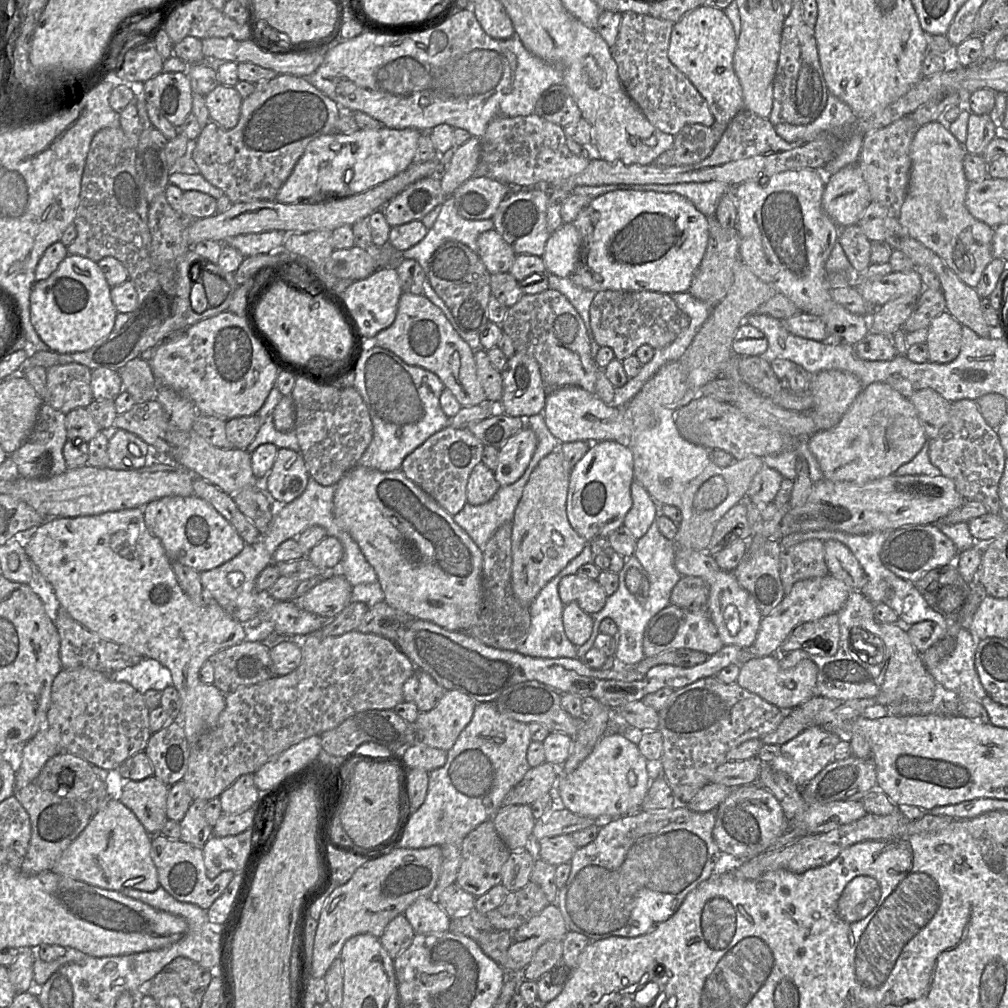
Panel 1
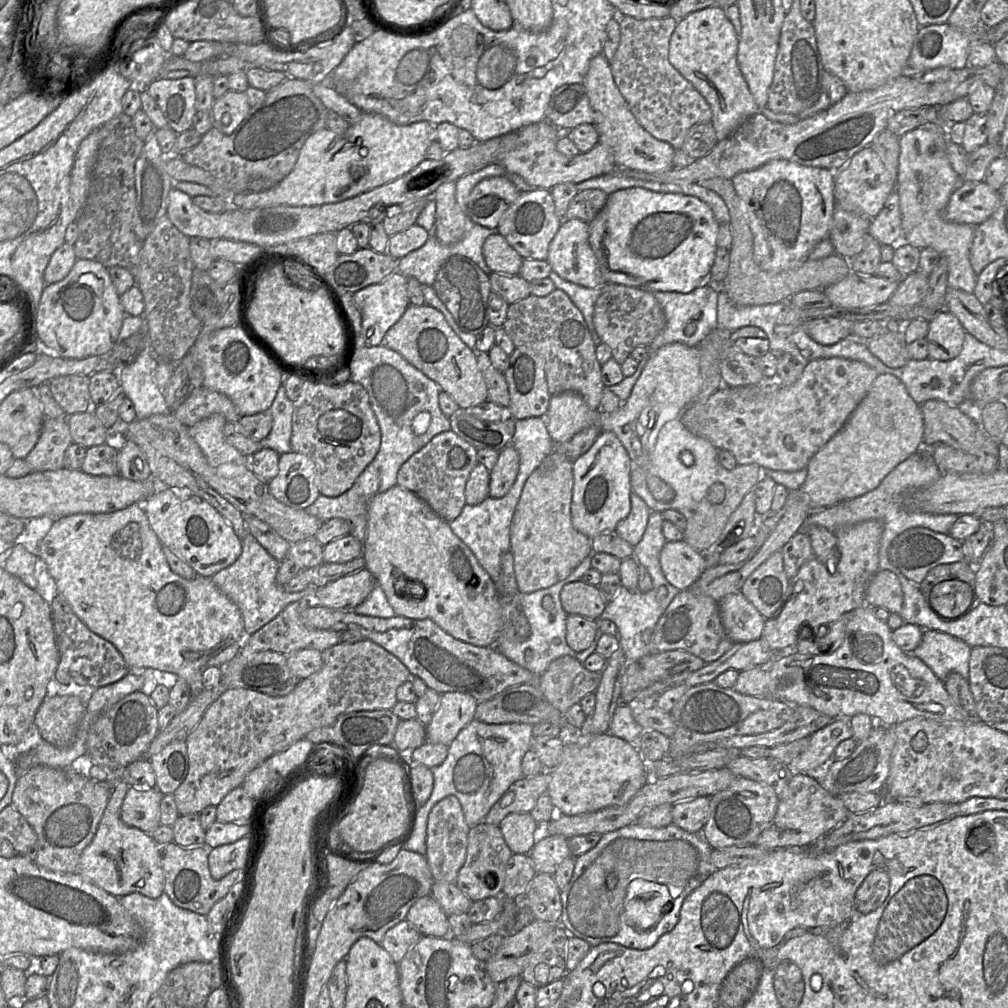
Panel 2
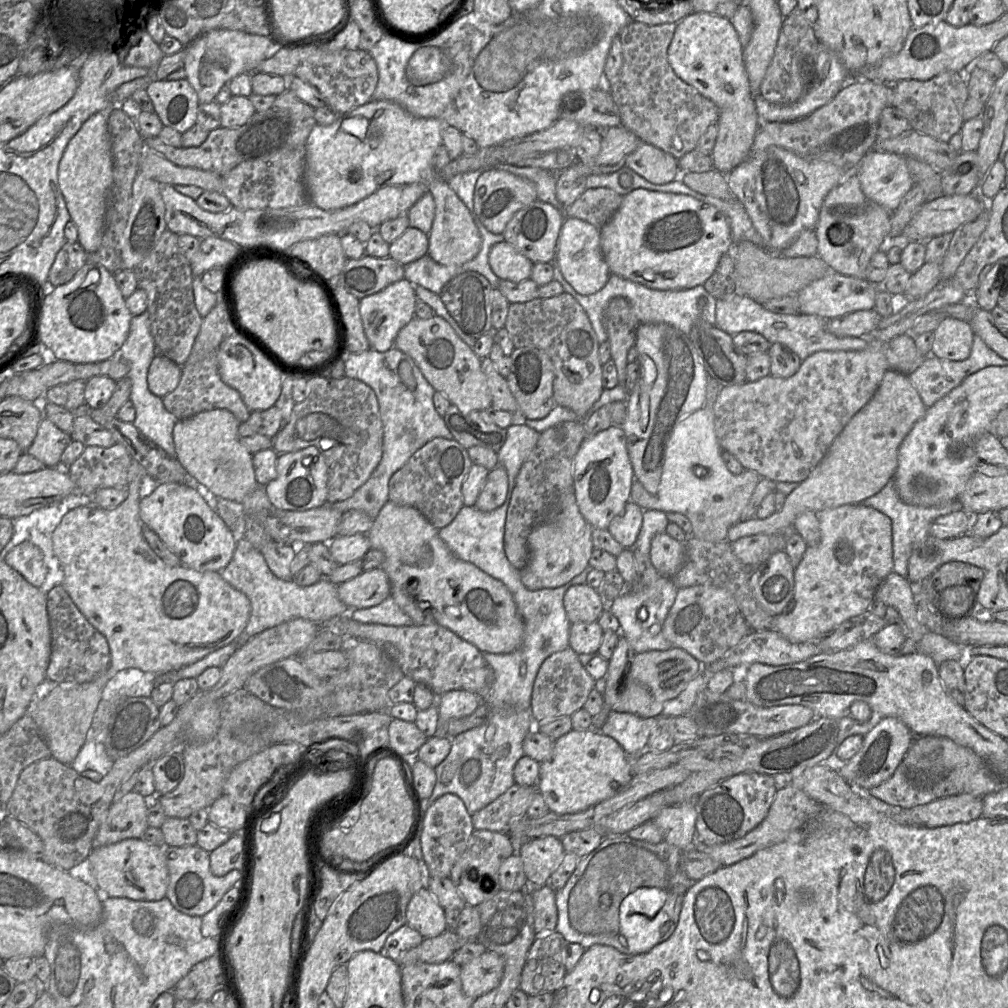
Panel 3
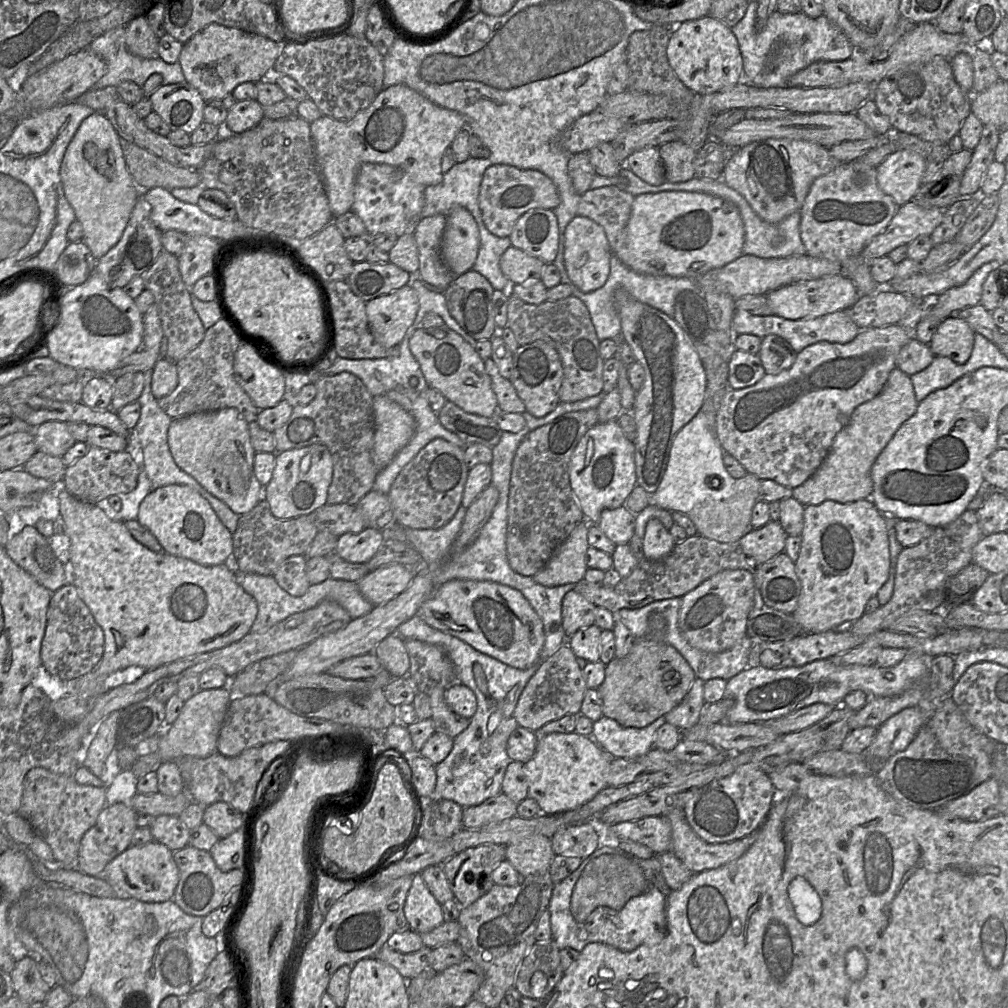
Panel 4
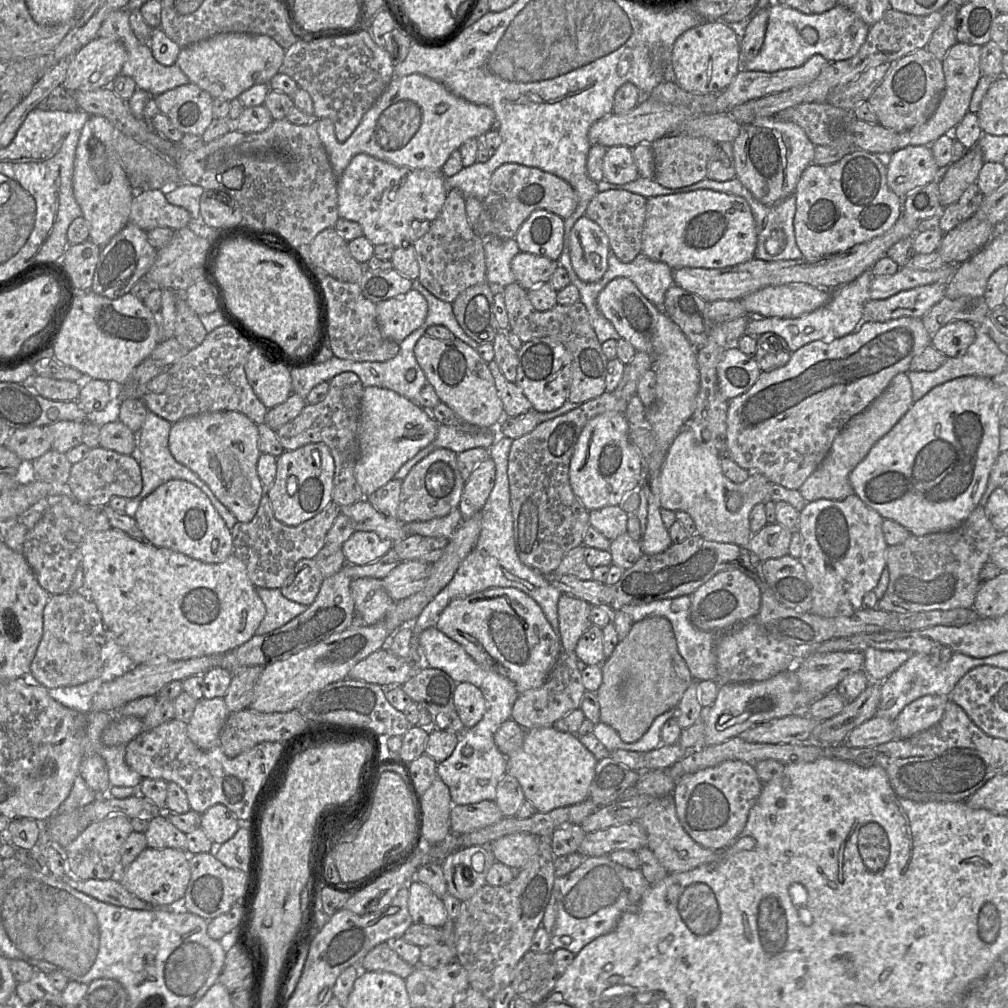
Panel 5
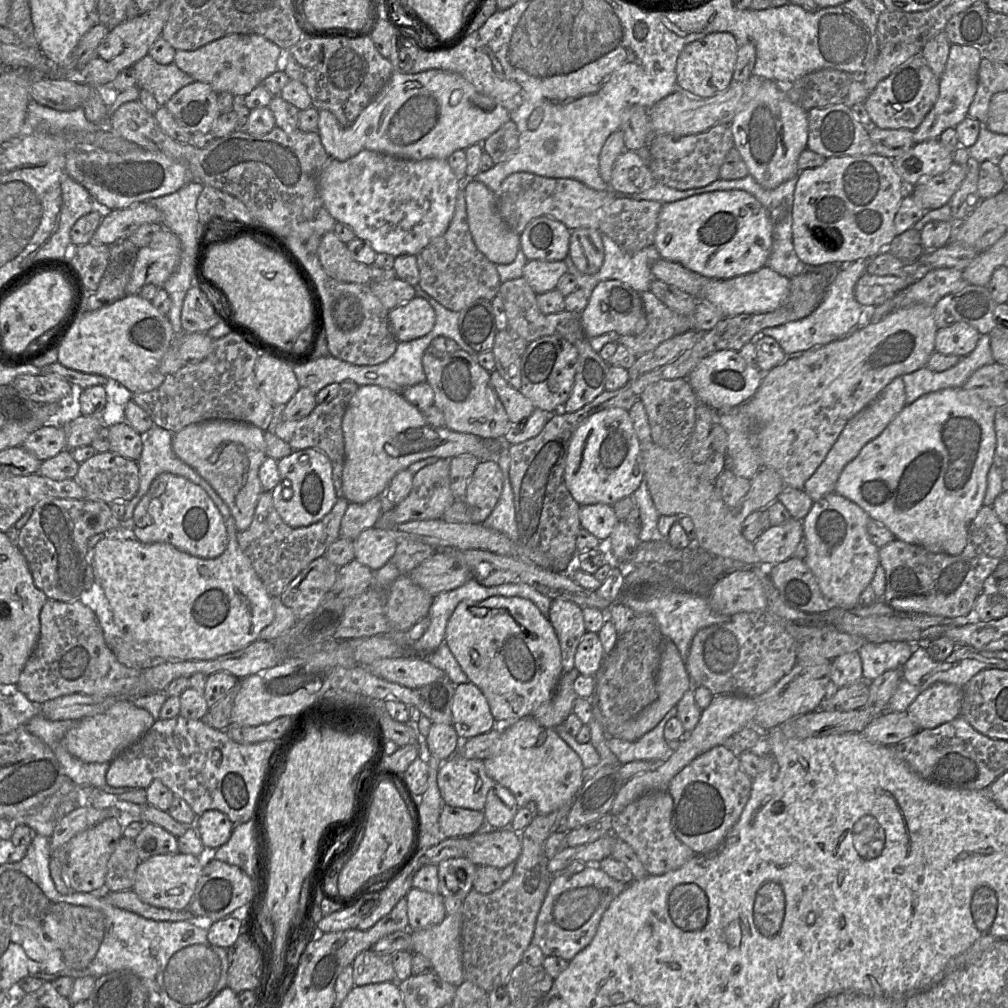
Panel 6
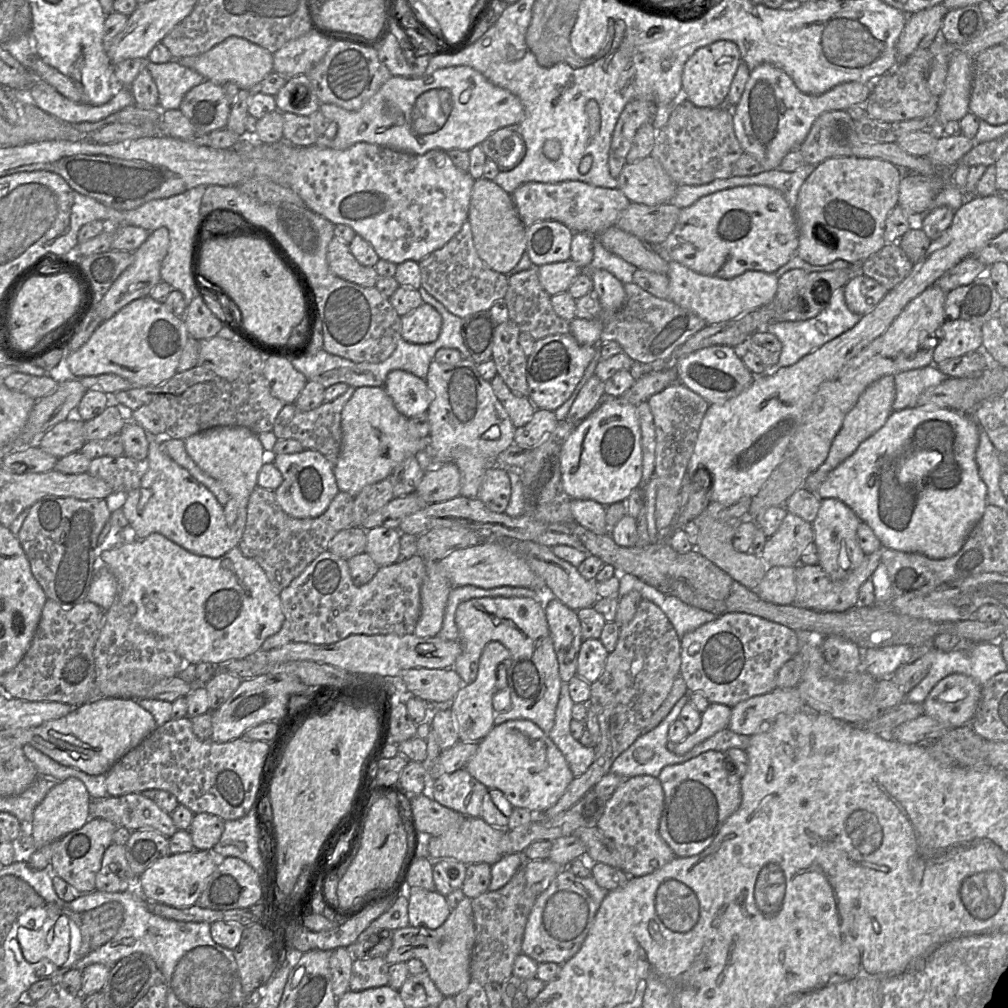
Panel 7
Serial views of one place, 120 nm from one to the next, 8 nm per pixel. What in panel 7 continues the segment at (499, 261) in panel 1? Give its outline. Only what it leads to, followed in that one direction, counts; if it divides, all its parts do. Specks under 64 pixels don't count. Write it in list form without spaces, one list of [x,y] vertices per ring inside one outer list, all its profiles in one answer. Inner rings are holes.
[[[571,259],[537,267],[540,284],[550,296],[566,292],[581,271]]]

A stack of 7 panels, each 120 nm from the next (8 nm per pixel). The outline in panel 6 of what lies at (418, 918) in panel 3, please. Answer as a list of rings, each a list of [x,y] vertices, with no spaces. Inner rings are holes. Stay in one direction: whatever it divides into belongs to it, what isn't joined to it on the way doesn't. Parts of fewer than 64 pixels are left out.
[[[412,887],[407,895],[409,929],[418,930],[440,924],[445,917],[444,897]]]

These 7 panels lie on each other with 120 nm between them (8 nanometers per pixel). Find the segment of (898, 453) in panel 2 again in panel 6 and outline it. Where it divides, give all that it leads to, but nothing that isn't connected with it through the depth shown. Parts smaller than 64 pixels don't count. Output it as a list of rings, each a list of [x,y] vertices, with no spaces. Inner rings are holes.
[[[896,377],[875,400],[848,421],[821,465],[804,484],[803,490],[813,502],[834,493],[838,478],[845,466],[858,456],[868,442],[879,436],[905,406],[904,382],[901,377]]]

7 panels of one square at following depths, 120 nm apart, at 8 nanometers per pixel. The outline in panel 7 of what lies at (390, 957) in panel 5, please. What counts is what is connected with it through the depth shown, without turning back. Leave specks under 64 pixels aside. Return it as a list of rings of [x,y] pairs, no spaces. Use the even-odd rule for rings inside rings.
[[[384,957],[354,959],[349,990],[363,991],[388,985],[389,966]]]

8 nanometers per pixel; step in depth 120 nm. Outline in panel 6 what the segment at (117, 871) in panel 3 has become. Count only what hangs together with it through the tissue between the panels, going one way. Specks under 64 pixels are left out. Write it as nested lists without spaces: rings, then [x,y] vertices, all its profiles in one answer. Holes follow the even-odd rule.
[[[162,854],[139,862],[133,891],[139,898],[156,907],[170,910],[187,909],[201,875],[203,858],[191,854]]]

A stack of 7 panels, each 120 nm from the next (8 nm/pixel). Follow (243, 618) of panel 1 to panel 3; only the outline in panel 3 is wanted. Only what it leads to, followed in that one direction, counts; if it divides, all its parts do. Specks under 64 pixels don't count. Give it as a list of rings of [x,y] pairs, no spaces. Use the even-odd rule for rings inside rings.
[[[245,539],[237,542],[232,560],[220,574],[226,582],[250,600],[251,613],[243,632],[245,636],[253,637],[266,629],[296,618],[327,625],[350,612],[338,598],[338,586],[327,578],[322,578],[310,586],[297,585],[293,579],[279,579],[269,569],[261,551]]]

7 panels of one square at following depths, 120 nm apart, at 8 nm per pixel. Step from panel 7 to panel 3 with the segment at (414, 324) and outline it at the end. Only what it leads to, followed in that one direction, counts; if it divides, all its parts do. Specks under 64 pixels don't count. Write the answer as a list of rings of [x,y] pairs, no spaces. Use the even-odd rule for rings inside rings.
[[[405,278],[375,294],[360,299],[360,317],[371,349],[385,352],[394,347],[399,330],[414,317],[415,302],[415,286]]]

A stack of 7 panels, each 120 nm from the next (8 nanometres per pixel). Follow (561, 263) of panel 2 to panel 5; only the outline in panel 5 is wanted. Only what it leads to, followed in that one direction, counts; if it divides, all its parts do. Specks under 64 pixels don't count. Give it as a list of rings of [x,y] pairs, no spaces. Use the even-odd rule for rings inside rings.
[[[582,216],[570,232],[569,253],[577,276],[587,283],[597,282],[608,267],[608,237],[598,224]]]

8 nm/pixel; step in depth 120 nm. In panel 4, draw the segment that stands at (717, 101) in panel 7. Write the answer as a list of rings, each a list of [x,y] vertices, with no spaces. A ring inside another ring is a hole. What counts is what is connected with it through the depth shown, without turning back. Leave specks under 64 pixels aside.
[[[710,15],[675,26],[666,54],[678,79],[700,95],[727,89],[743,79],[743,60],[736,36],[731,27]]]

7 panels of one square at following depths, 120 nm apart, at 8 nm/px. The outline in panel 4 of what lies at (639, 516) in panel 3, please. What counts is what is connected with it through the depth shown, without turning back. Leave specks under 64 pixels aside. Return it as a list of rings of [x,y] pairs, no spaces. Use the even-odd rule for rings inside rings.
[[[624,505],[615,509],[604,509],[597,526],[616,545],[628,544],[635,534],[636,515]]]

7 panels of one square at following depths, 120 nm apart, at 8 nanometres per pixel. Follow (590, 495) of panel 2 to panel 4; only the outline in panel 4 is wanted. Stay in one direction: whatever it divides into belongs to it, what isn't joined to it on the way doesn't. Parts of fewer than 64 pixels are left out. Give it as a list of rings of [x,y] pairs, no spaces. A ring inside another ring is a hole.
[[[616,420],[597,423],[578,442],[570,459],[570,484],[588,523],[597,524],[604,509],[622,505],[636,485],[635,447]]]

